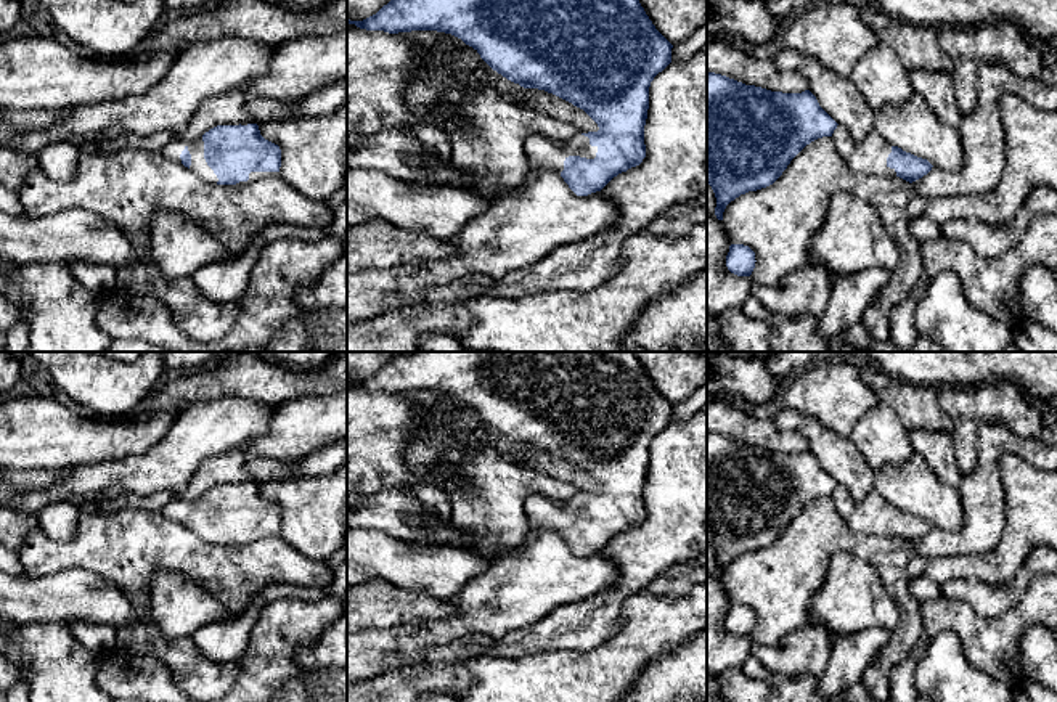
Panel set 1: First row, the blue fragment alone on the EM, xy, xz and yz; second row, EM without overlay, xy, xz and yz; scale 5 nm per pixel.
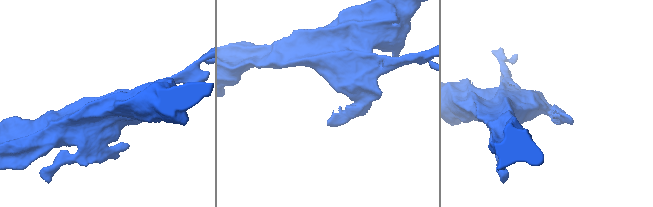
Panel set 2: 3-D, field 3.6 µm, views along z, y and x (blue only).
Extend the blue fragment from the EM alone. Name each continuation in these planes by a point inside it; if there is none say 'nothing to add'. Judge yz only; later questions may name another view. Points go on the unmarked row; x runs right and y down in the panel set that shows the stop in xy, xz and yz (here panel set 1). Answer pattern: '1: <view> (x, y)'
1: yz (869, 516)

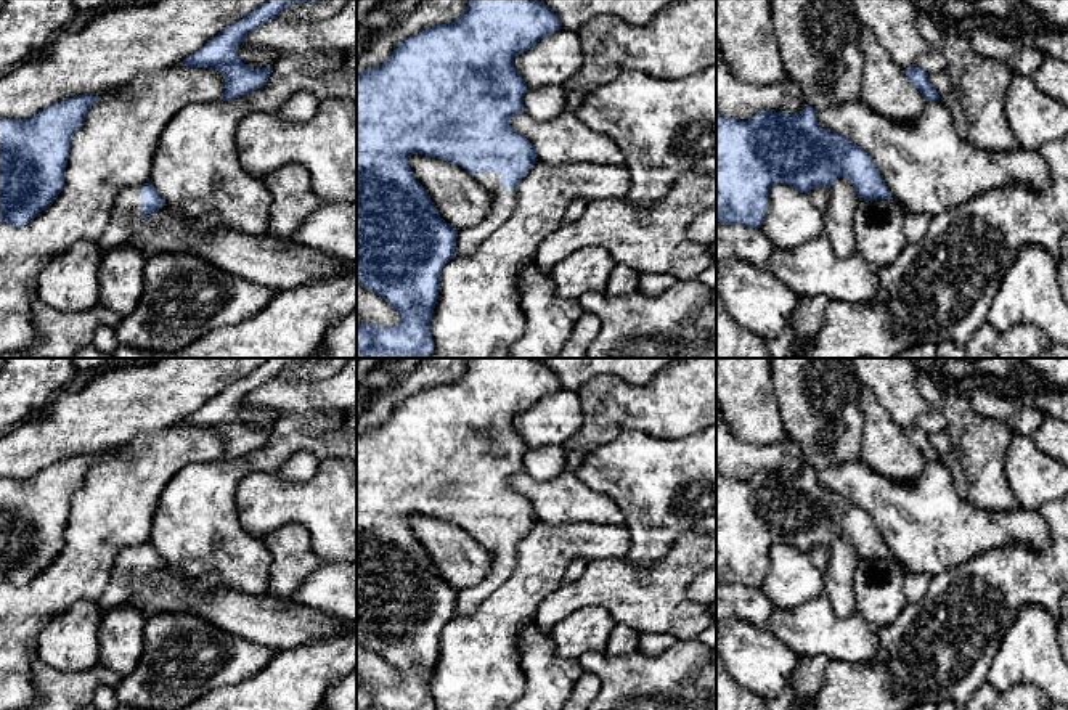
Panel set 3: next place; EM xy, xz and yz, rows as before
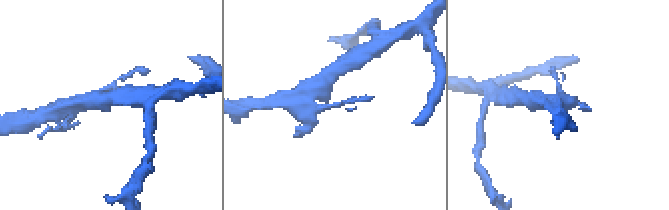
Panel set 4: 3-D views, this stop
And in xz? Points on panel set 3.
1: xz (469, 599)

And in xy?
1: xy (127, 567)

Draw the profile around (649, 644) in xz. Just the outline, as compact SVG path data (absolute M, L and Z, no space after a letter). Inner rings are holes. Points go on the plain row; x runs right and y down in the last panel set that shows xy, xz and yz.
M639 635L638 651L644 655L657 657L671 649L678 638L670 635Z

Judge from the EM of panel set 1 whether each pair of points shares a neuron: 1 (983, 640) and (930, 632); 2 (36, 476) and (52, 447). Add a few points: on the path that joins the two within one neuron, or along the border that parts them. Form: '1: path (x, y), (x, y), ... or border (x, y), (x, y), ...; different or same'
1: path (971, 628), (966, 624), (943, 624); same
2: border (16, 468), (61, 469); different

